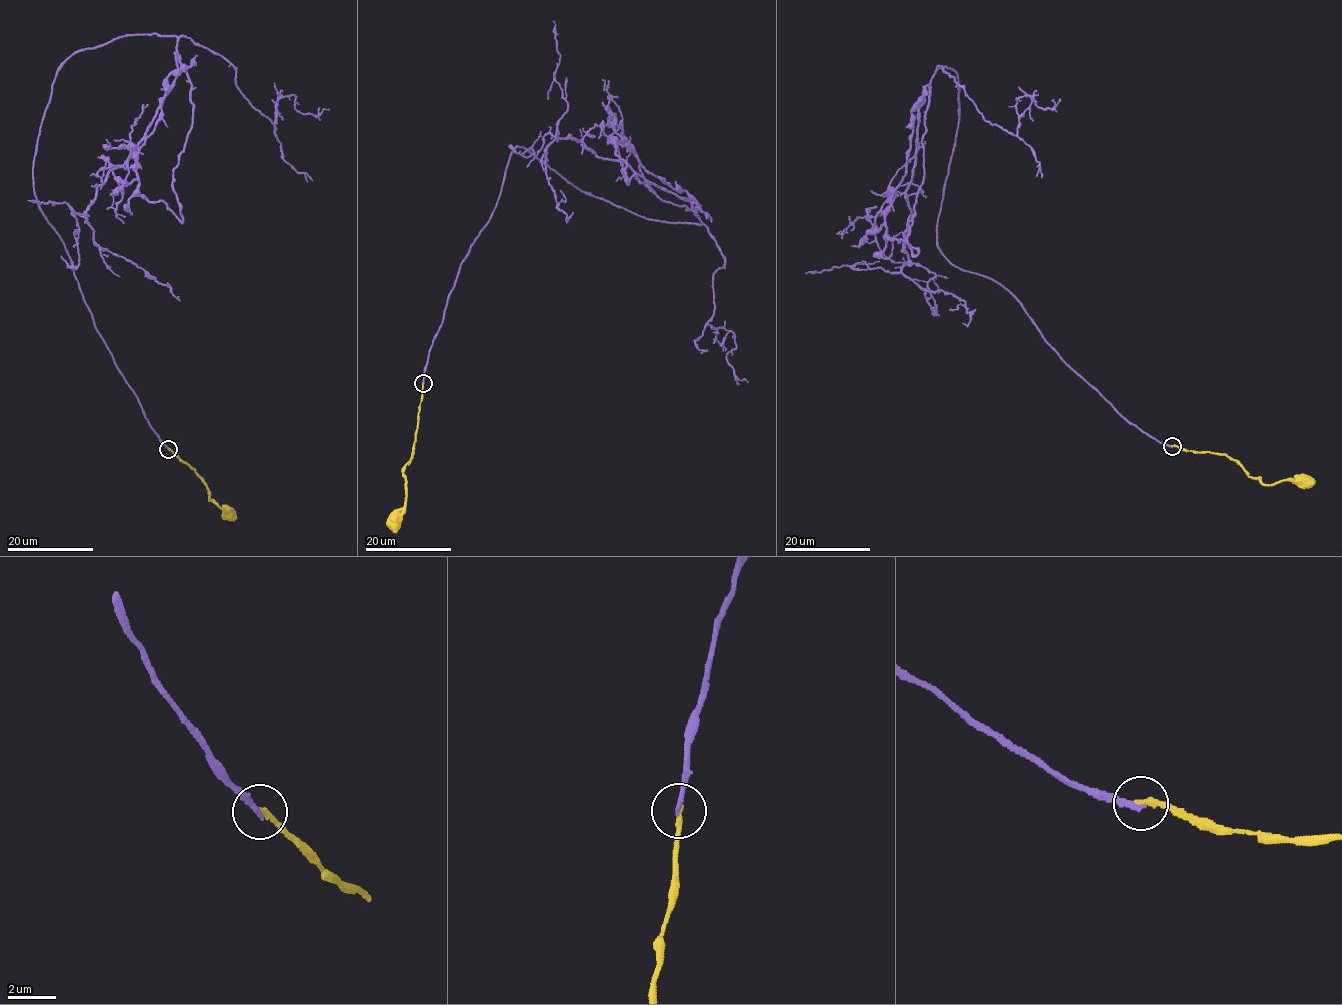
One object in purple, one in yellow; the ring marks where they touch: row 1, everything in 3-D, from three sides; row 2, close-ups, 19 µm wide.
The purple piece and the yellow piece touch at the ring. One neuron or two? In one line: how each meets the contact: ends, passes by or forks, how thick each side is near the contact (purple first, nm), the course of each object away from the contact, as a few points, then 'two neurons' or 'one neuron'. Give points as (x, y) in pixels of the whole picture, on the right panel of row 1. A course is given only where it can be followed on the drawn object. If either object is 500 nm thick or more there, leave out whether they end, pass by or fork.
purple ends; yellow ends; calibres 200 and 200 nm; course purple (1172, 445), (941, 253), (943, 66), (901, 271), (963, 300), (962, 323); course yellow (1172, 445), (1187, 450), (1224, 453), (1234, 459), (1248, 474), (1259, 477), (1265, 484), (1301, 480); two neurons

